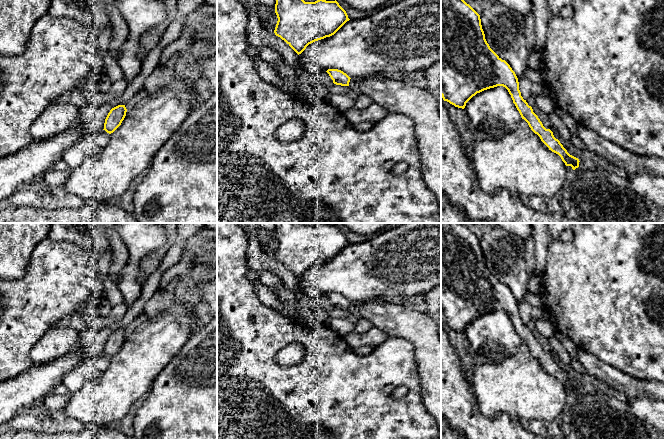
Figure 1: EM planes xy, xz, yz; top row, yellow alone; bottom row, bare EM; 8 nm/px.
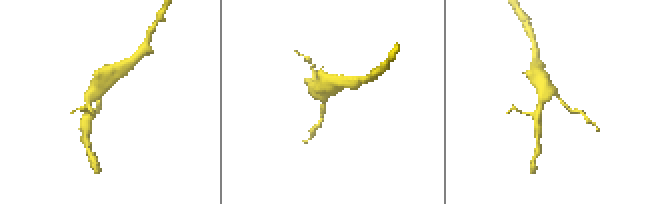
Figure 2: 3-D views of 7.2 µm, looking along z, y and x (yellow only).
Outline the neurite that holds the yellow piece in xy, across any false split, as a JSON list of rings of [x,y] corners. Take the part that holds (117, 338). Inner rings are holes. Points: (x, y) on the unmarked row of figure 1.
[[[118,329],[112,332],[105,343],[103,354],[109,358],[113,357],[121,349],[126,340],[126,336],[125,329]]]

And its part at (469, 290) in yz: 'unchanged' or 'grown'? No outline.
unchanged

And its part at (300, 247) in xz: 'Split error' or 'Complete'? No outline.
Complete

